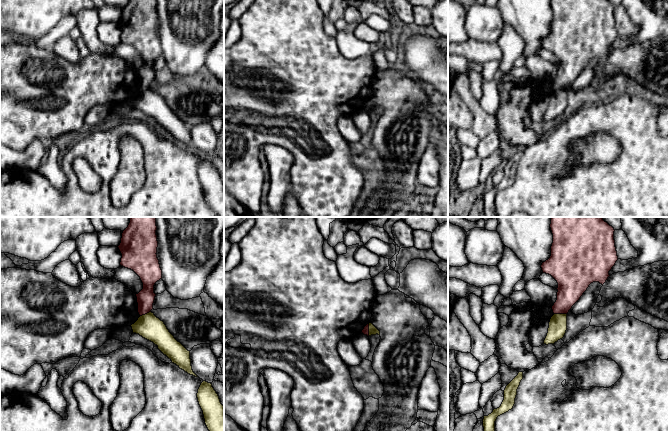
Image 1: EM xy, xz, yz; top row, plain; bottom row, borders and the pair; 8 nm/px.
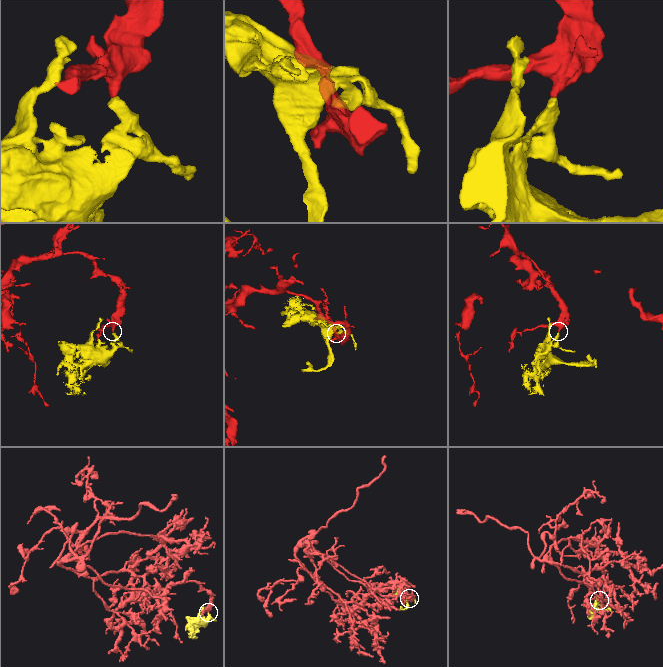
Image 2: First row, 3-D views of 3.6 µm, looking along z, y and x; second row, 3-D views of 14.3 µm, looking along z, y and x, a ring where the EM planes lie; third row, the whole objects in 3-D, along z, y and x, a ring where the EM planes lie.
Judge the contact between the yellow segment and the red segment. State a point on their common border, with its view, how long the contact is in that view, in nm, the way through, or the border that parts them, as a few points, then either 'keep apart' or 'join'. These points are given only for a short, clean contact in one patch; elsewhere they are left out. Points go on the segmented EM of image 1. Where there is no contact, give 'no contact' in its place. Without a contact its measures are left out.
contact yz (560, 314); length 100 nm; border yz (554, 313), (566, 314); keep apart

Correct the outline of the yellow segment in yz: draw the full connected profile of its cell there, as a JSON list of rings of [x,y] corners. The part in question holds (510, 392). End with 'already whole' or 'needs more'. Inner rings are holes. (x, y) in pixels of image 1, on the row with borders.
[[[519,372],[518,375],[506,386],[504,390],[504,400],[501,406],[497,409],[494,409],[493,412],[488,416],[484,416],[484,431],[495,431],[495,421],[497,417],[508,412],[513,408],[517,395],[517,389],[522,379],[523,372]]]; already whole

